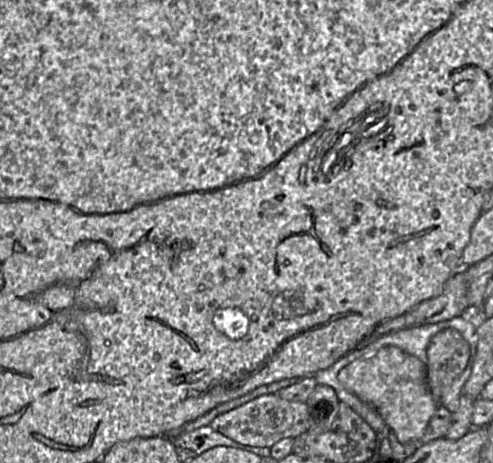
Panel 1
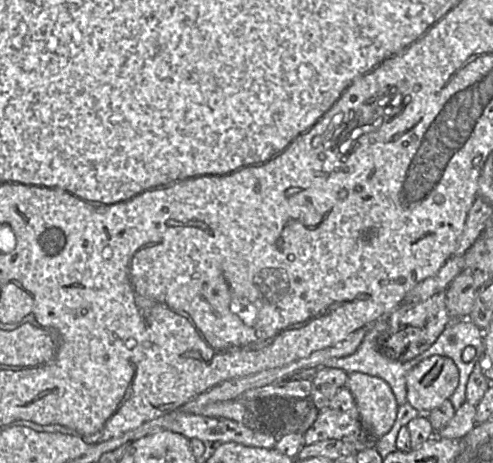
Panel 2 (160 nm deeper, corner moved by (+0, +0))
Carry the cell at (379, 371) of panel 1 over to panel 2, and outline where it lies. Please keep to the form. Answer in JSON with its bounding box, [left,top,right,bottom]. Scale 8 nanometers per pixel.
[406,355,459,415]

